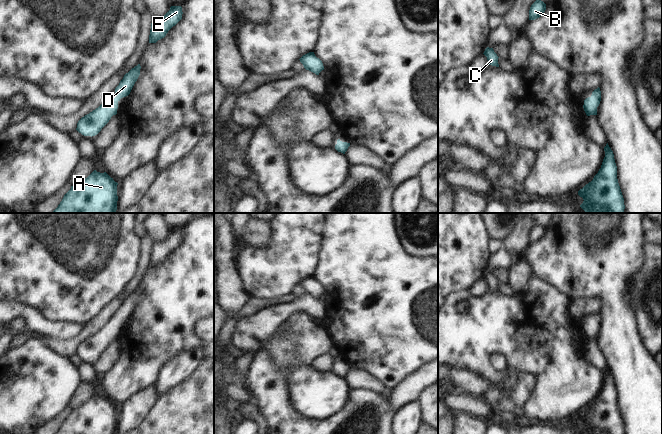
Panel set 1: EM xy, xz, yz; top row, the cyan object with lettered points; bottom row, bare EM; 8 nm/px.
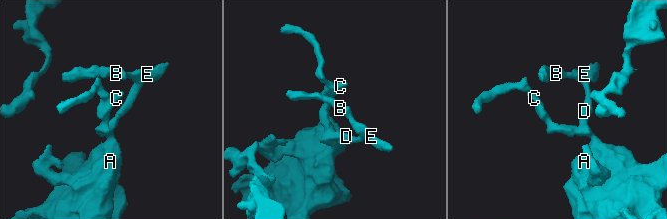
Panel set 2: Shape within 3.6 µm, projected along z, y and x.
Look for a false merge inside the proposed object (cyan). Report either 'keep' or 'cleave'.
keep

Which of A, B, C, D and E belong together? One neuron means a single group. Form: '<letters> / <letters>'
A B C D E

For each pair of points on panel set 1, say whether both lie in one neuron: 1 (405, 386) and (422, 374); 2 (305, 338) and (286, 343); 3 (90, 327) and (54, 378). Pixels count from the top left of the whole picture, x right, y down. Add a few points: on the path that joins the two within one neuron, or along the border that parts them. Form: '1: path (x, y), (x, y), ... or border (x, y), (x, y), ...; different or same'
1: path (409, 386), (418, 378); same
2: border (284, 321), (293, 333), (297, 356), (308, 361); different
3: border (47, 346), (68, 358); different

